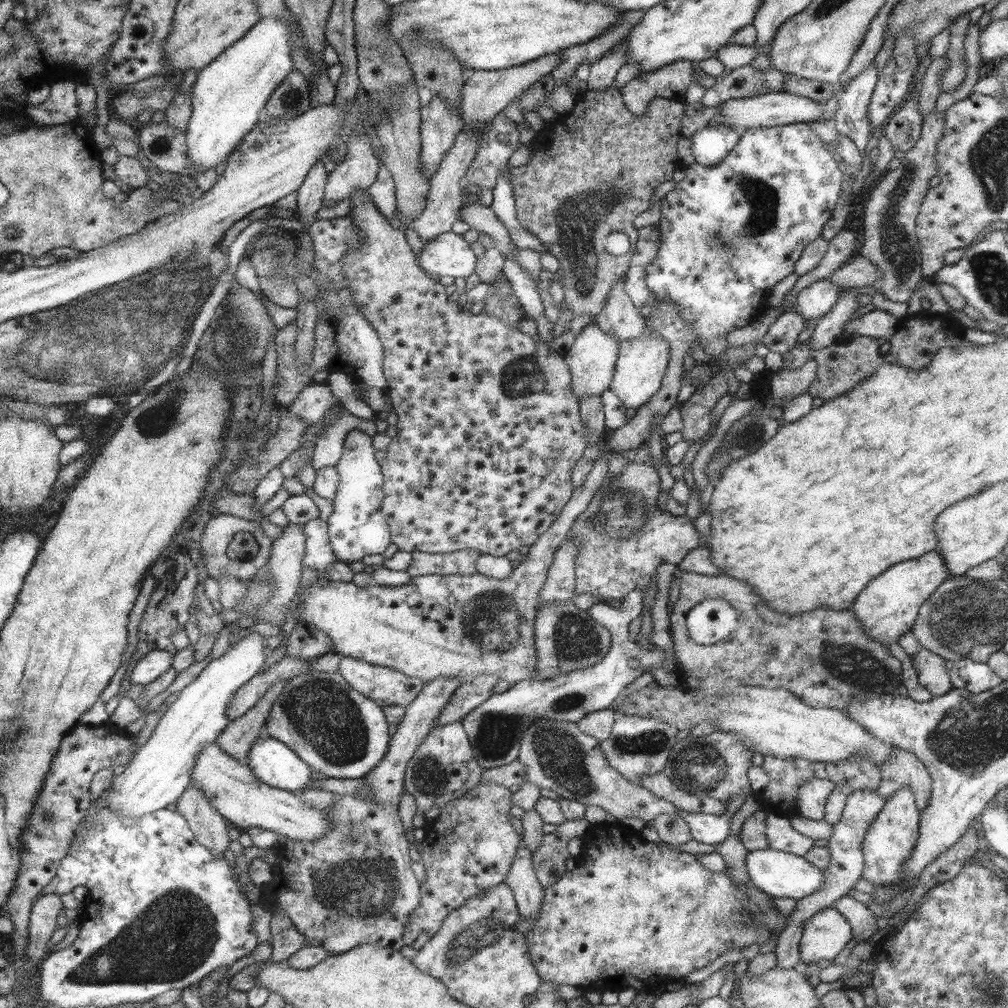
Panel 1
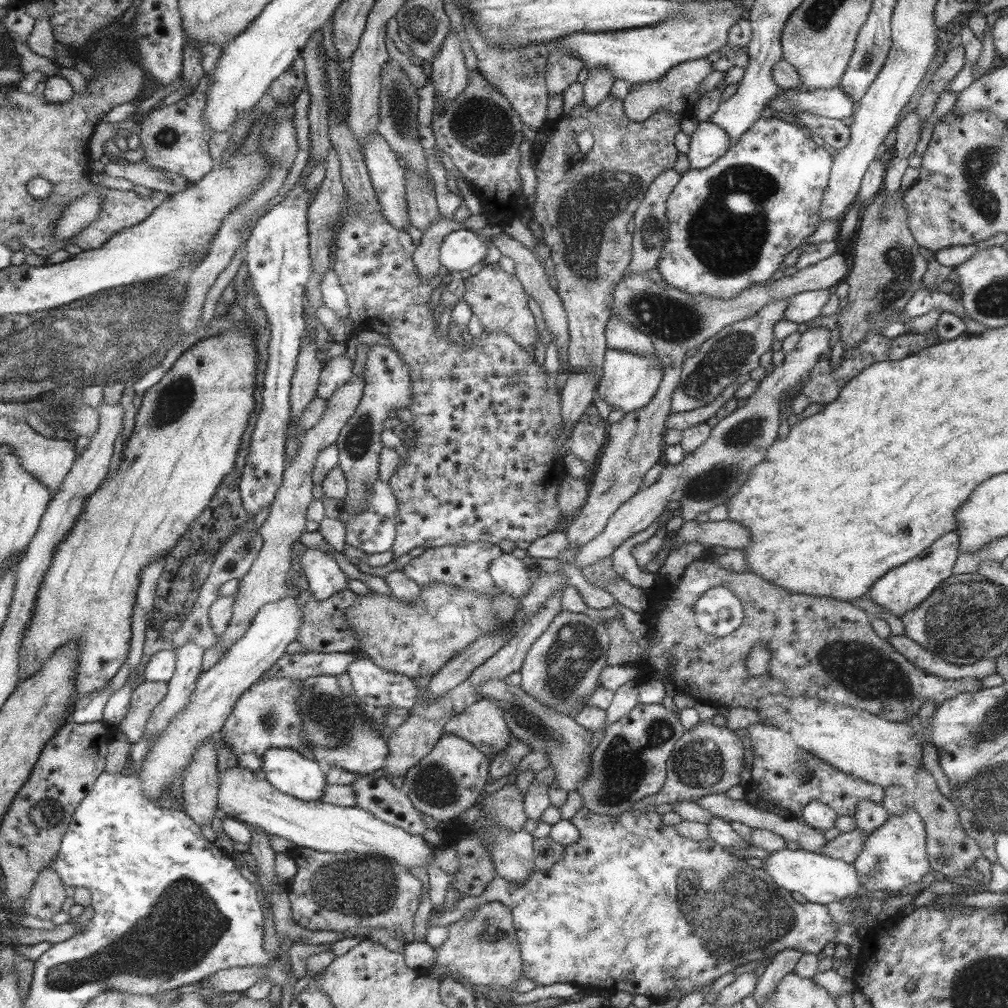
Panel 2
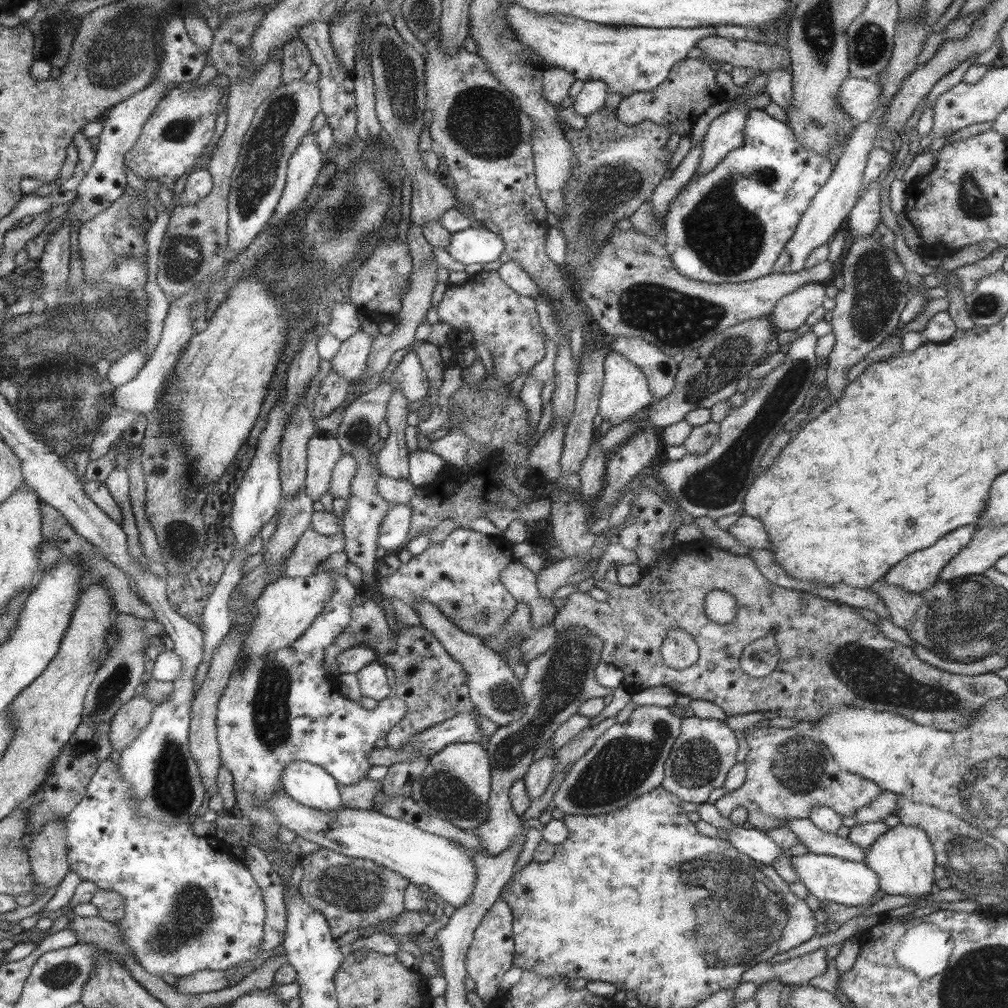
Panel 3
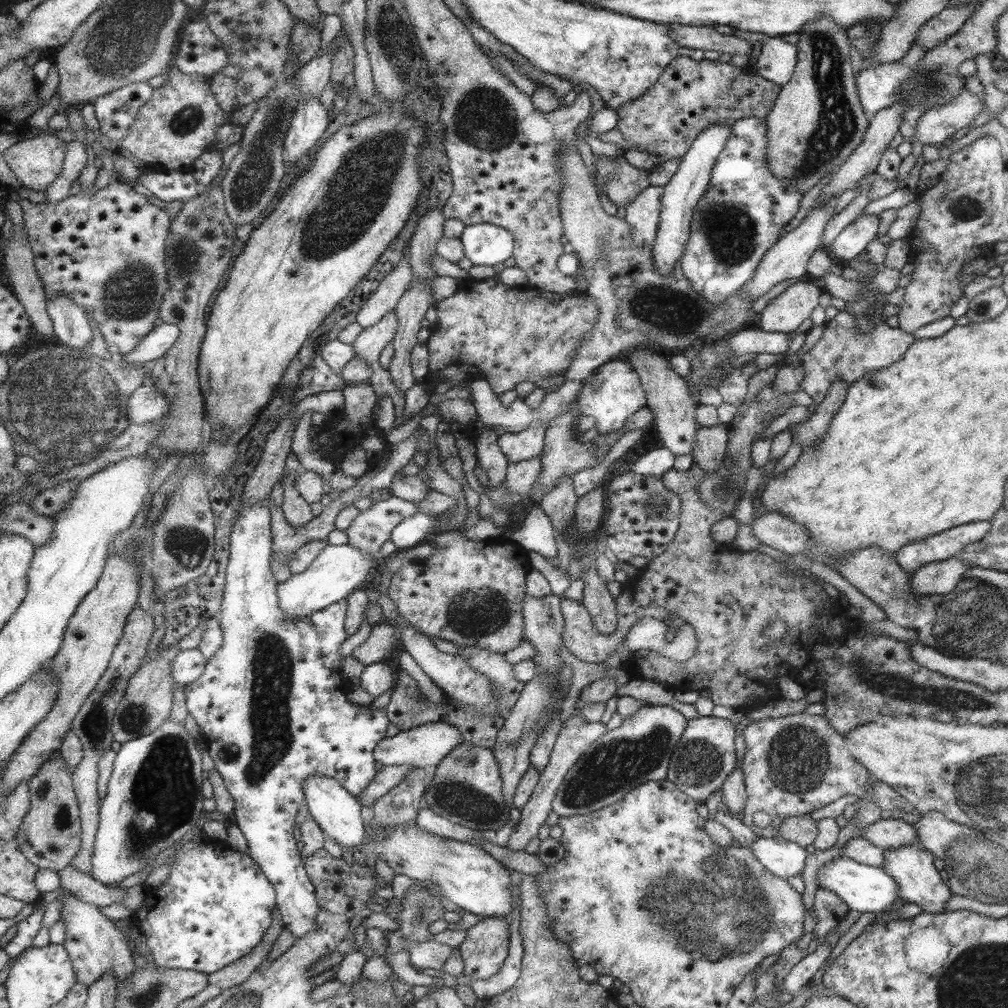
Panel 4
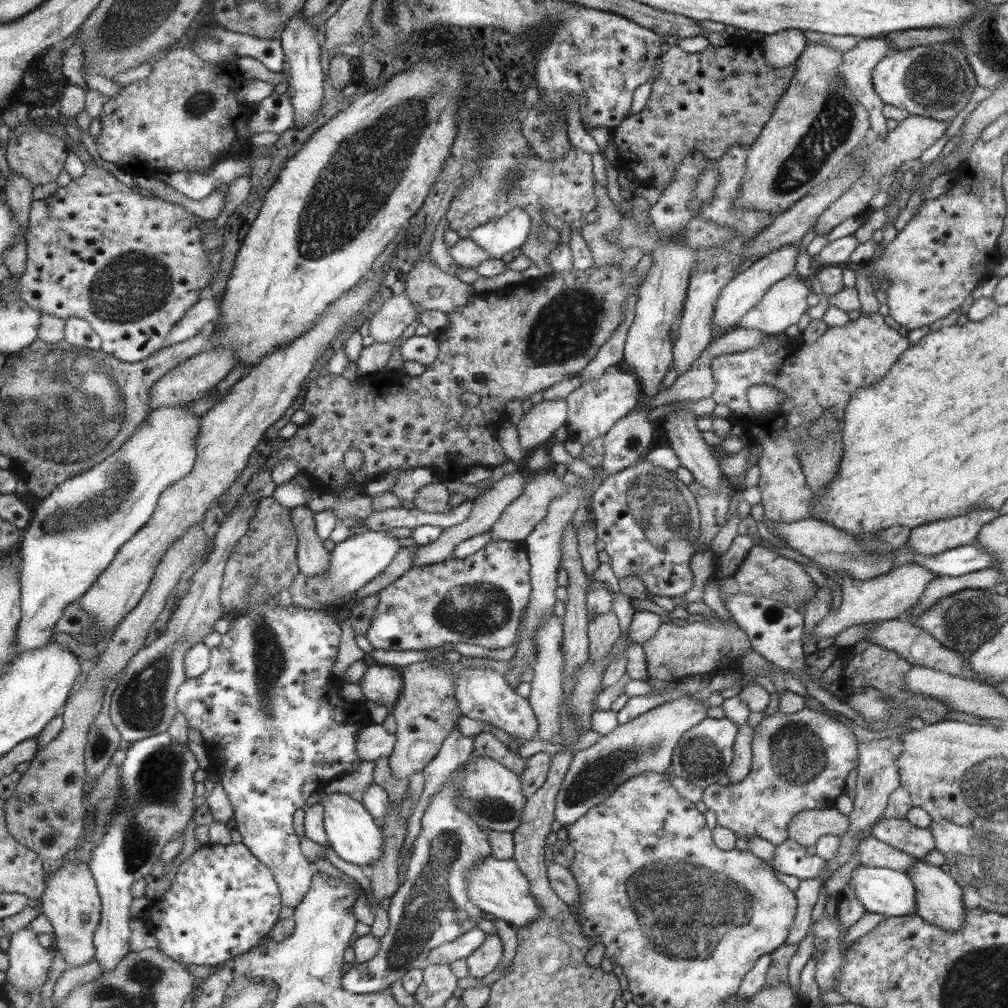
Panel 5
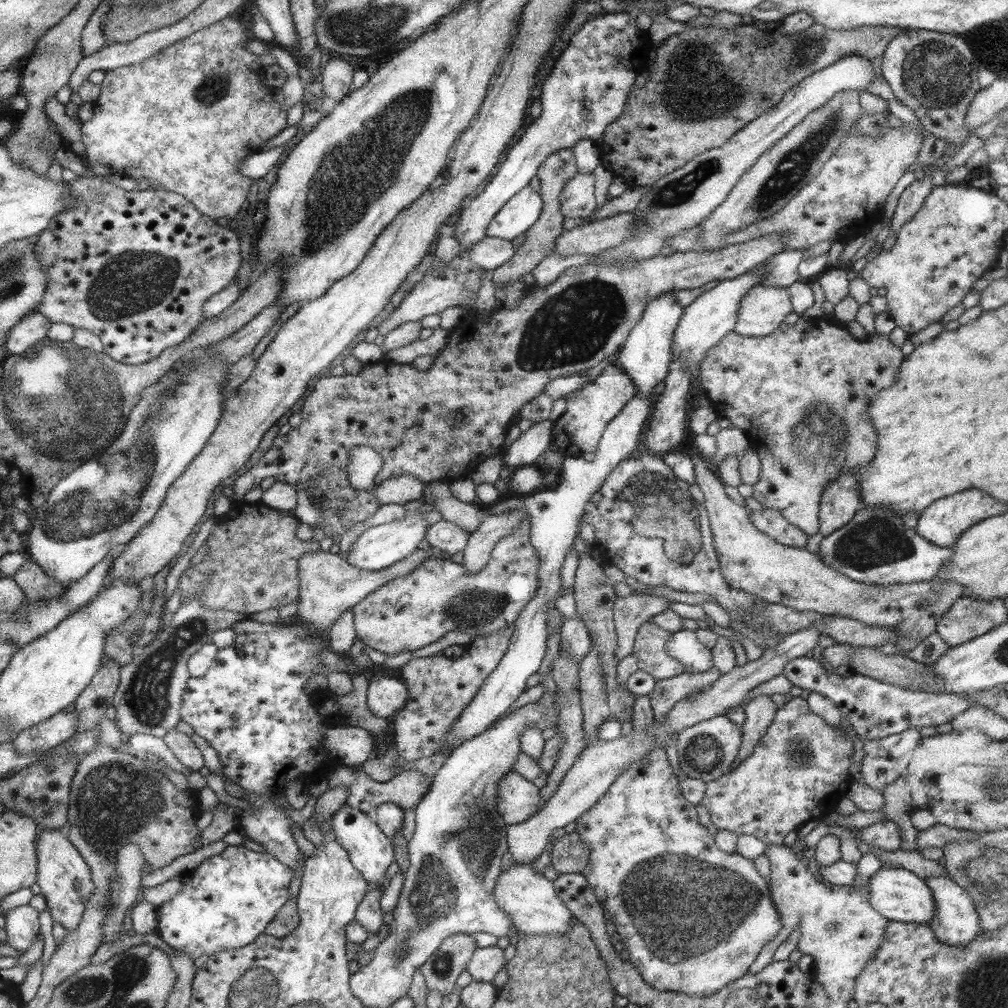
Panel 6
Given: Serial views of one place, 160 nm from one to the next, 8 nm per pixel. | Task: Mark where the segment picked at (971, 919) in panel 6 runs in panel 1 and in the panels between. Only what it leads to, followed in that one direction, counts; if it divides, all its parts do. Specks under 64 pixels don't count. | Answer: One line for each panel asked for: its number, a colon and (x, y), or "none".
1: (889, 840)
2: (893, 855)
3: (902, 858)
4: (917, 882)
5: (938, 897)

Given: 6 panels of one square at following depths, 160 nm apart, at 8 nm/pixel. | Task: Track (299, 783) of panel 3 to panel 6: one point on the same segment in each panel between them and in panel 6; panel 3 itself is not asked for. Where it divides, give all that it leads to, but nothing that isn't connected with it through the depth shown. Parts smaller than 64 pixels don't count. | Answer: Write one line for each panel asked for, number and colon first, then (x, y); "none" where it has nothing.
4: (337, 813)
5: (351, 832)
6: (369, 850)

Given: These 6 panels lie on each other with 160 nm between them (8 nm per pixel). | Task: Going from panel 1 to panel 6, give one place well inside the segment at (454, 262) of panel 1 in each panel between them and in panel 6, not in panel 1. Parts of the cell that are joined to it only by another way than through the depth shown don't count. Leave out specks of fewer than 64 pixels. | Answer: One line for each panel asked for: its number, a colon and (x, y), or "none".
2: (461, 248)
3: (468, 246)
4: (482, 244)
5: (501, 235)
6: (517, 215)

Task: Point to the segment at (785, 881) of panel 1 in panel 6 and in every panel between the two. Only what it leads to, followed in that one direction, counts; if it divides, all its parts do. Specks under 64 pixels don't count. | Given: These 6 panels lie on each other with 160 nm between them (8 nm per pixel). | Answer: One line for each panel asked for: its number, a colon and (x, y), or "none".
2: (819, 879)
3: (828, 879)
4: (864, 888)
5: (880, 890)
6: (901, 896)

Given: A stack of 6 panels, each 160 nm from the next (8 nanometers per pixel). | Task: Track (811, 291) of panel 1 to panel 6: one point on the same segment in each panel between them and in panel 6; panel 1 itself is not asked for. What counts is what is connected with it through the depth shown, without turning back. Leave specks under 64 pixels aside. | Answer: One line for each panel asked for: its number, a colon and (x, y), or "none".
2: (802, 306)
3: (790, 312)
4: (785, 312)
5: (785, 301)
6: (762, 310)

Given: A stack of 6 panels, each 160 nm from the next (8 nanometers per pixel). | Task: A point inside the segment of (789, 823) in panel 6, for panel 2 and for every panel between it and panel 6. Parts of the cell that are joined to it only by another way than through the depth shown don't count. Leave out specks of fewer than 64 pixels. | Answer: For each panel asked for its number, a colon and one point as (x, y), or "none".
2: (783, 778)
3: (788, 770)
4: (794, 764)
5: (799, 761)

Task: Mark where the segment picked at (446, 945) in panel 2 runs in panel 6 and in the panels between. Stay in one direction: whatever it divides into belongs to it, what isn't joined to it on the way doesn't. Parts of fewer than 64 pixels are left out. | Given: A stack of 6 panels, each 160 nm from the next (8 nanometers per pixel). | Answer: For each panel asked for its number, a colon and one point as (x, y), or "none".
3: (490, 954)
4: (484, 948)
5: (480, 962)
6: (484, 963)

